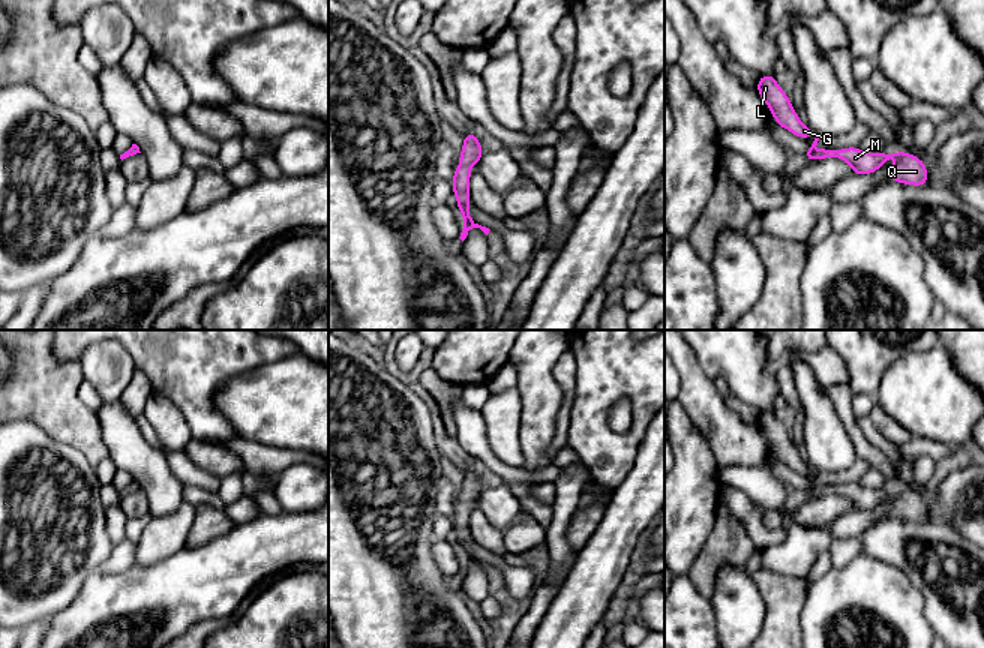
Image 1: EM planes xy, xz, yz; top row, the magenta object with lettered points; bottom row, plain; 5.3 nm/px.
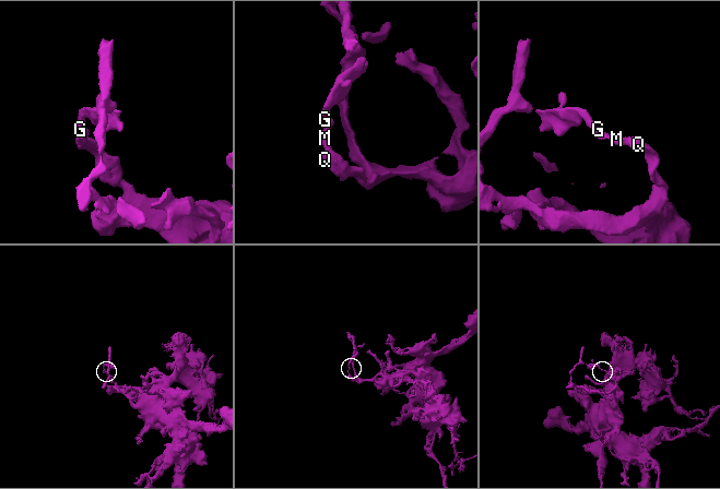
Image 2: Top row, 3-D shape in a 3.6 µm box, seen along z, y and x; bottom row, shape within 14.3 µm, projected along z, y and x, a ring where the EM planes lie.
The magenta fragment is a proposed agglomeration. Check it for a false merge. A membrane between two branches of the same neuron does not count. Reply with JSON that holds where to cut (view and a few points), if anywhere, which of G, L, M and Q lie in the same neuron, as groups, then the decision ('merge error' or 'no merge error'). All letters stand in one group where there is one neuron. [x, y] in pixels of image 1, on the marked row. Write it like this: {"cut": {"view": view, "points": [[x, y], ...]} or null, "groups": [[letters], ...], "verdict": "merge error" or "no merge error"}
{"cut": null, "groups": [["G", "L", "M", "Q"]], "verdict": "no merge error"}

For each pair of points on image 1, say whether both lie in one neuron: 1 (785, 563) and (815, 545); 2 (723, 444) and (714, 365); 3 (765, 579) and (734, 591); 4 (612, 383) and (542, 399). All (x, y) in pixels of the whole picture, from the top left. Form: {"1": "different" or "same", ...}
{"1": "same", "2": "different", "3": "different", "4": "different"}

